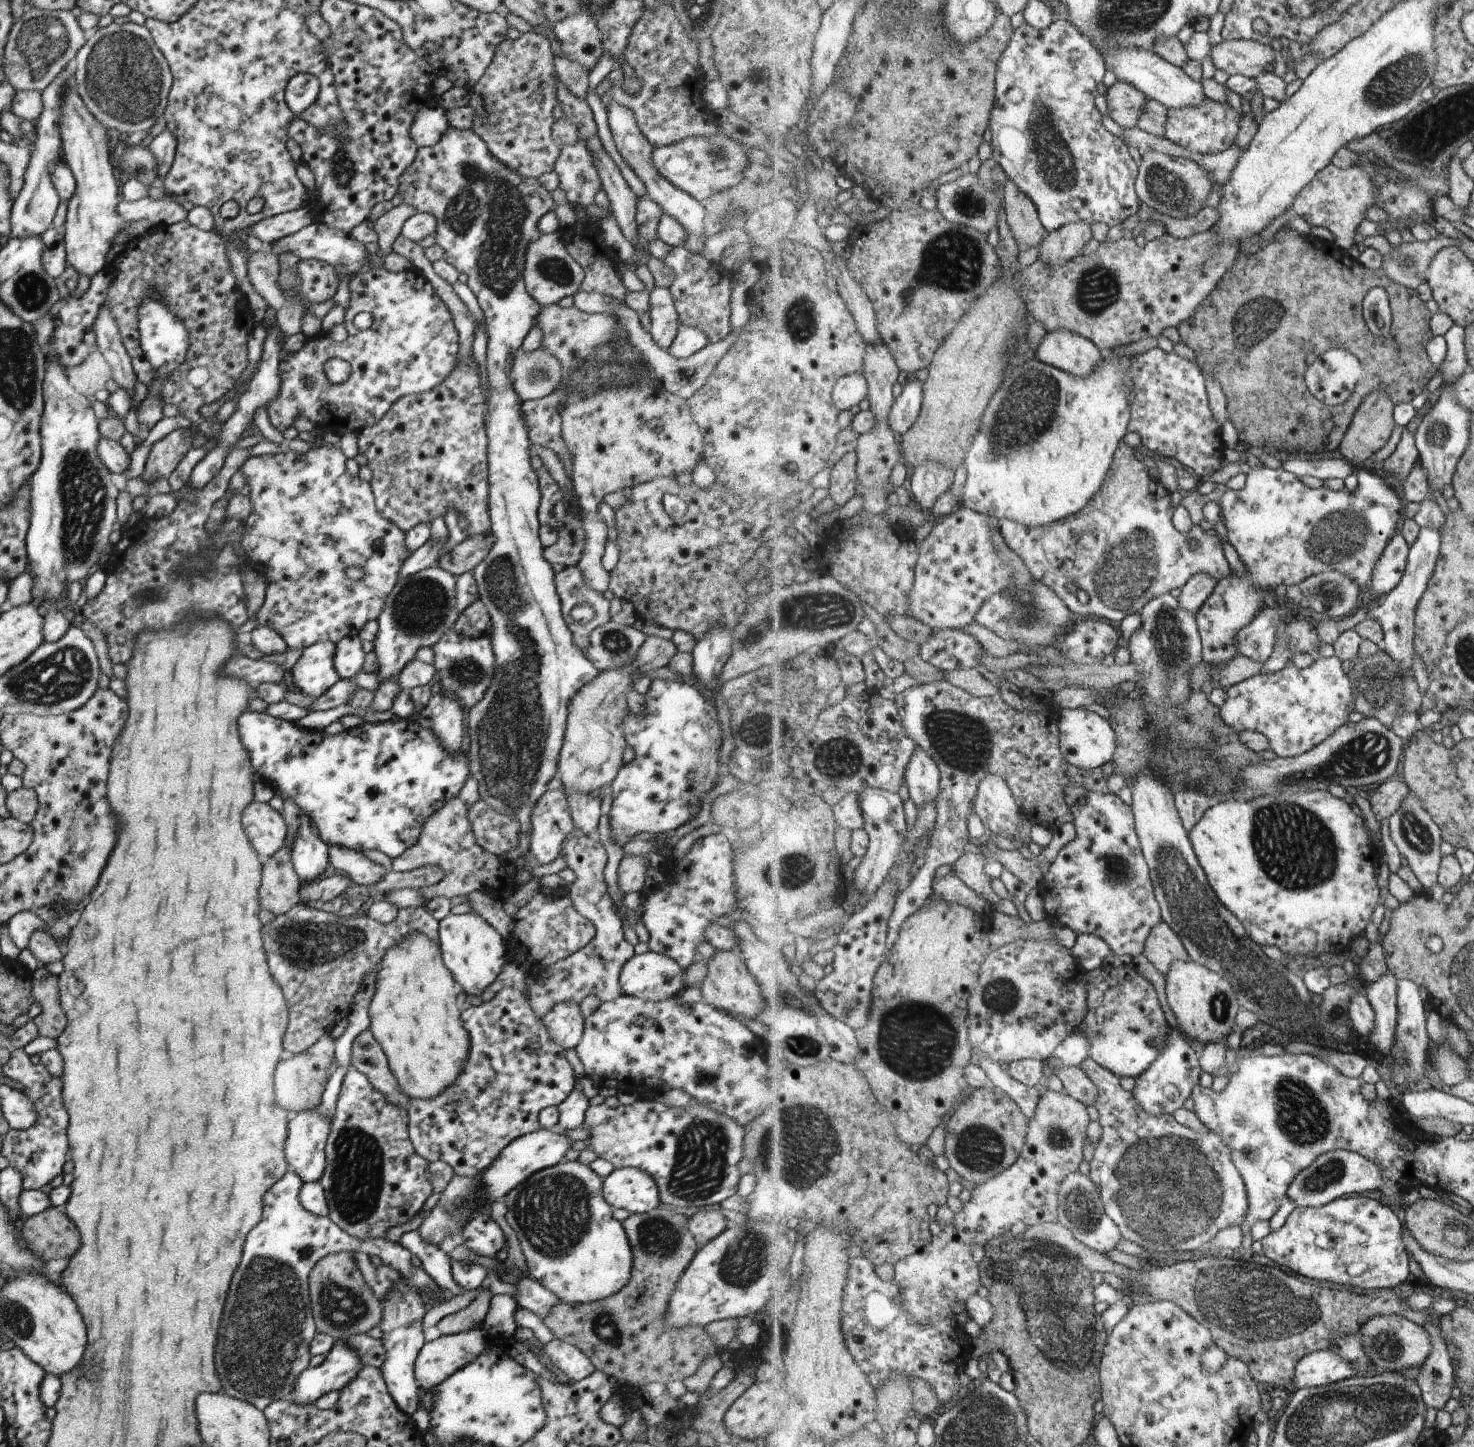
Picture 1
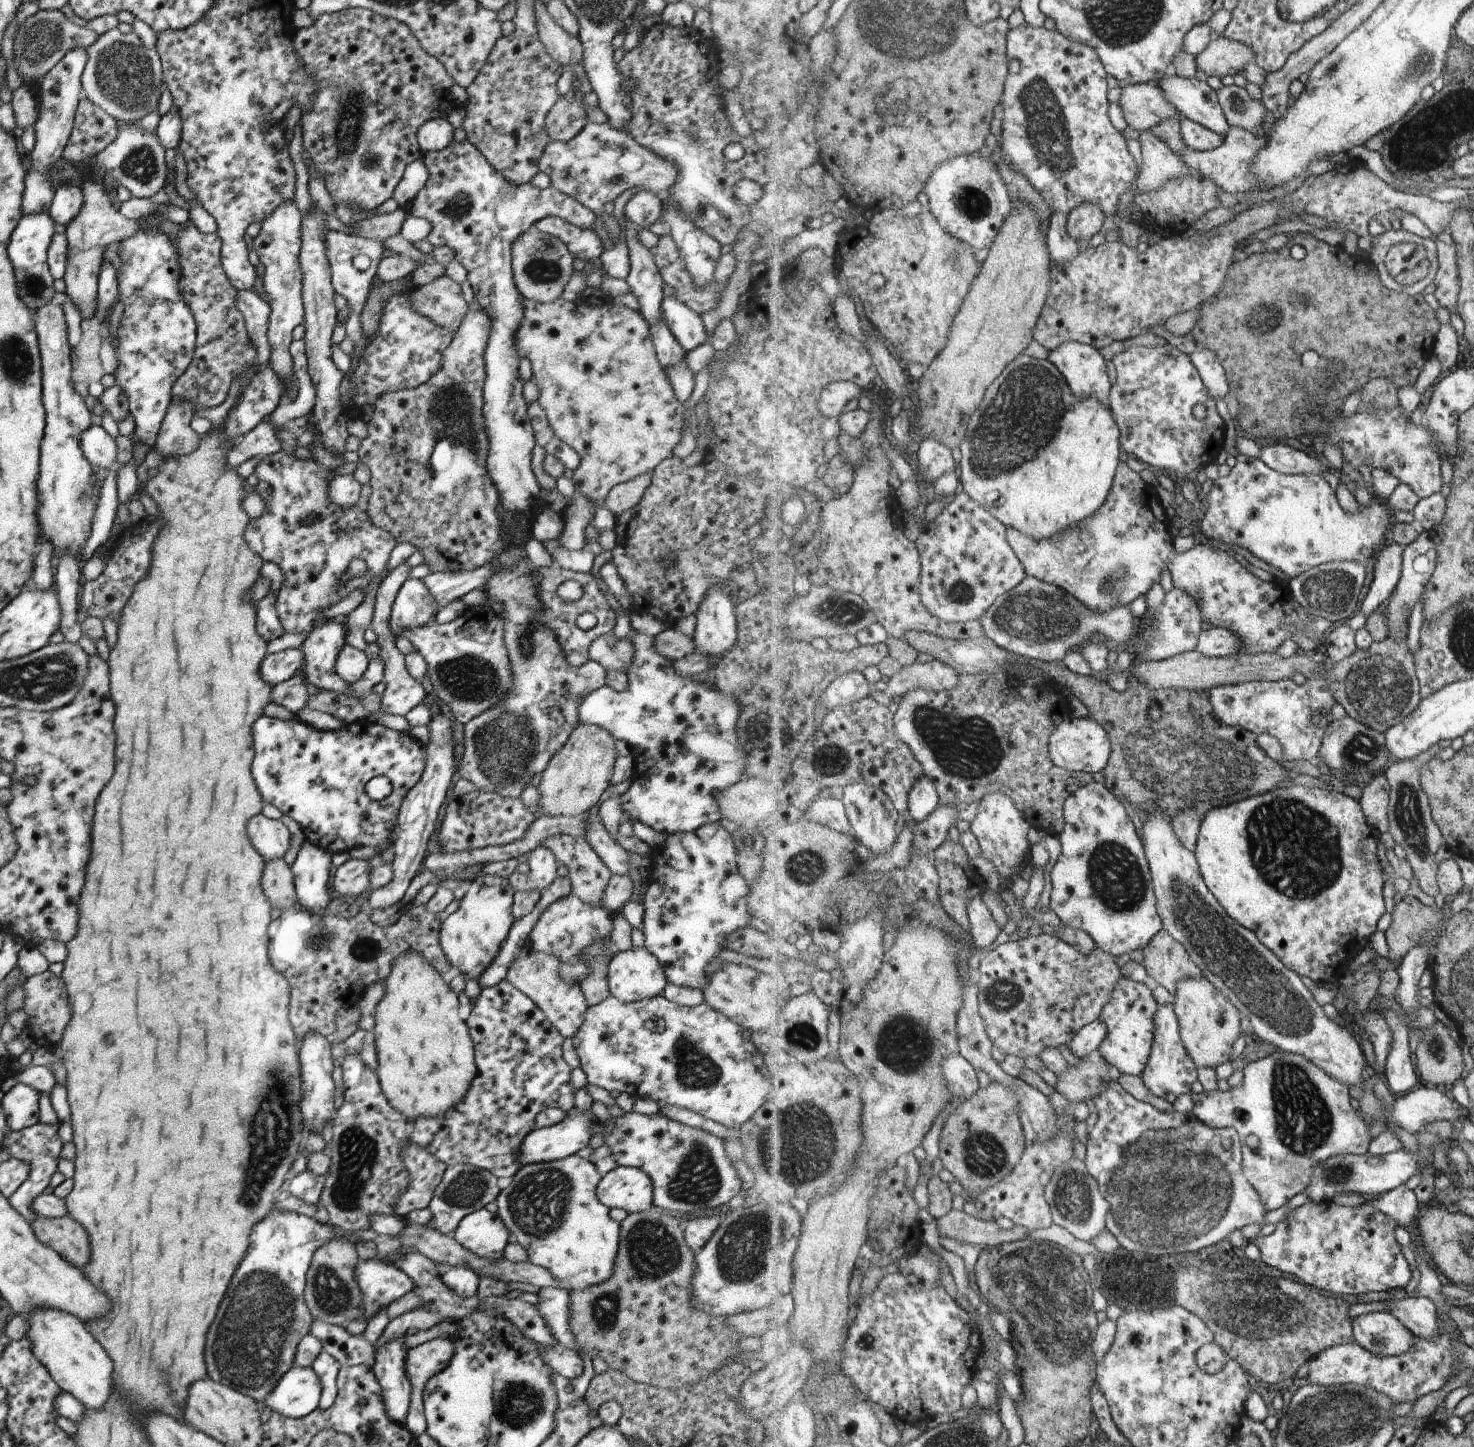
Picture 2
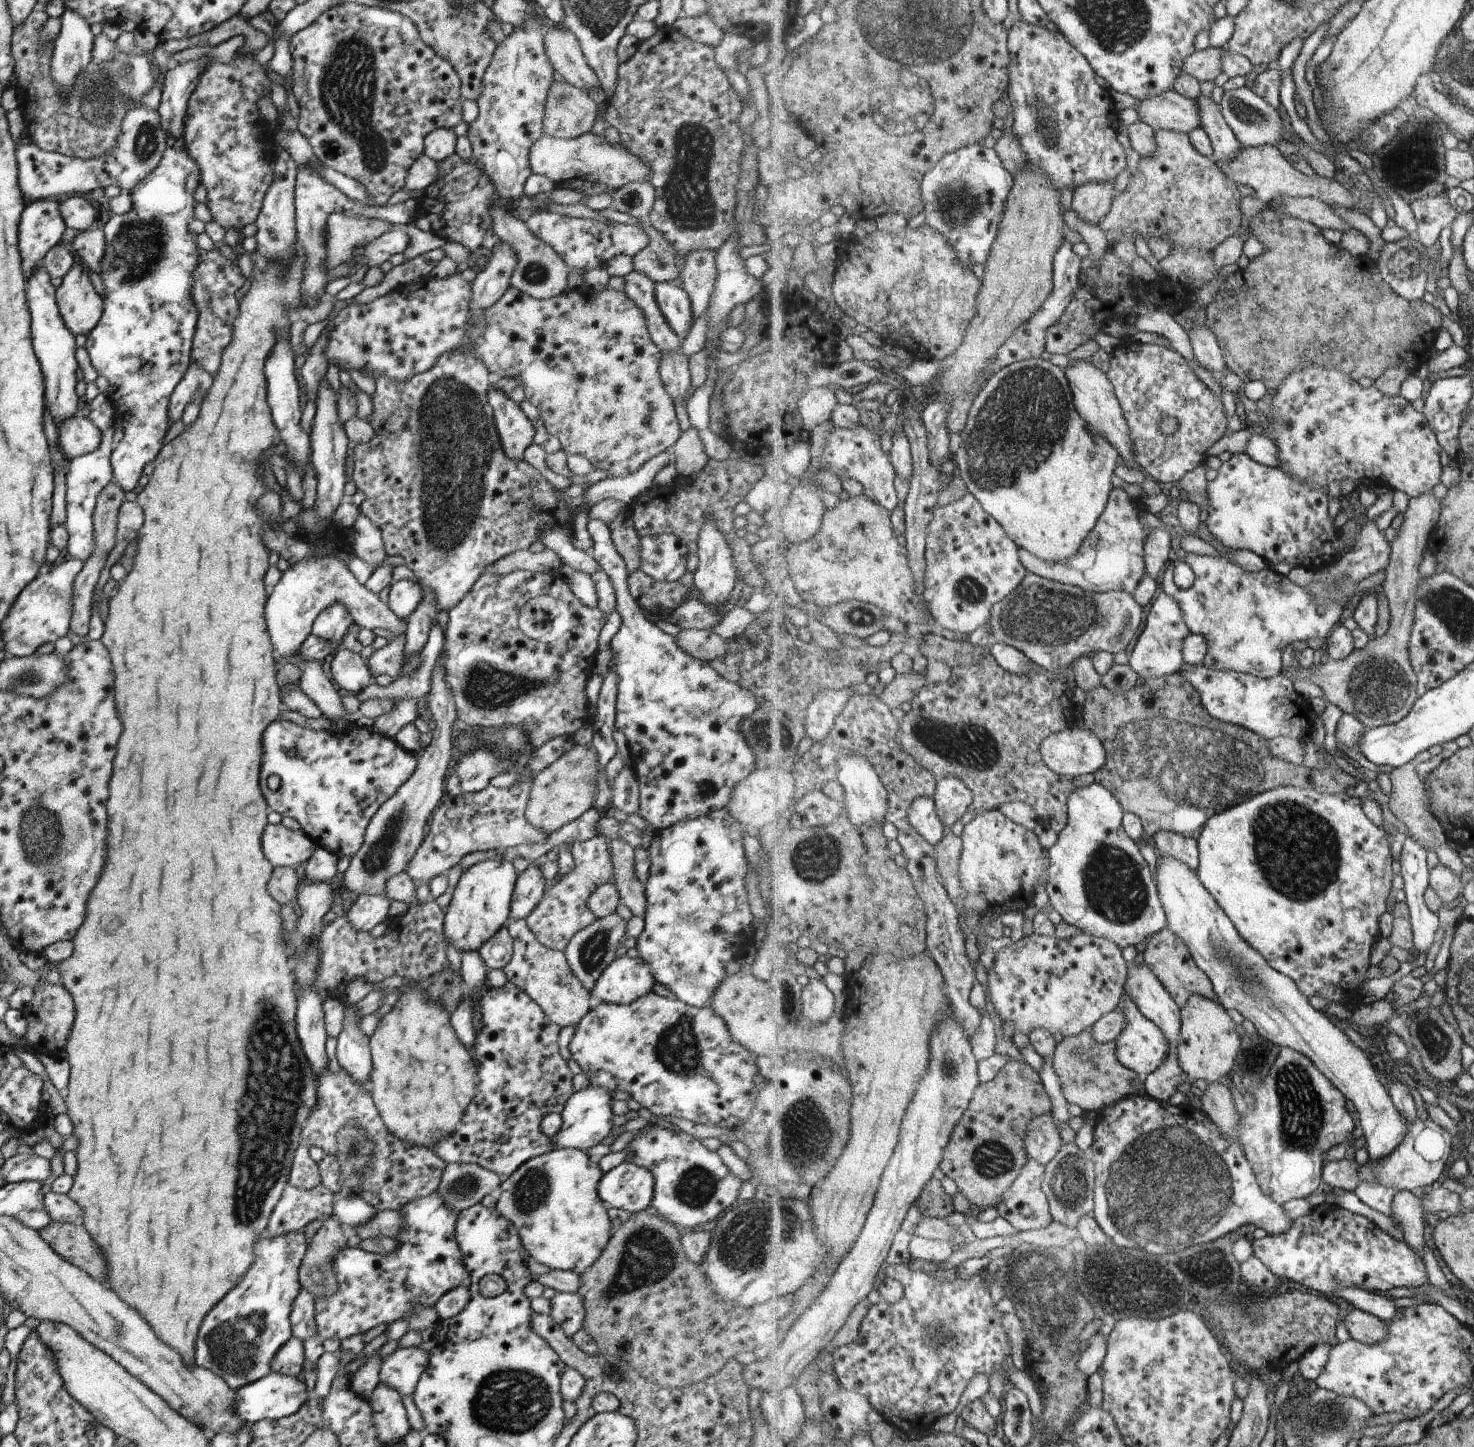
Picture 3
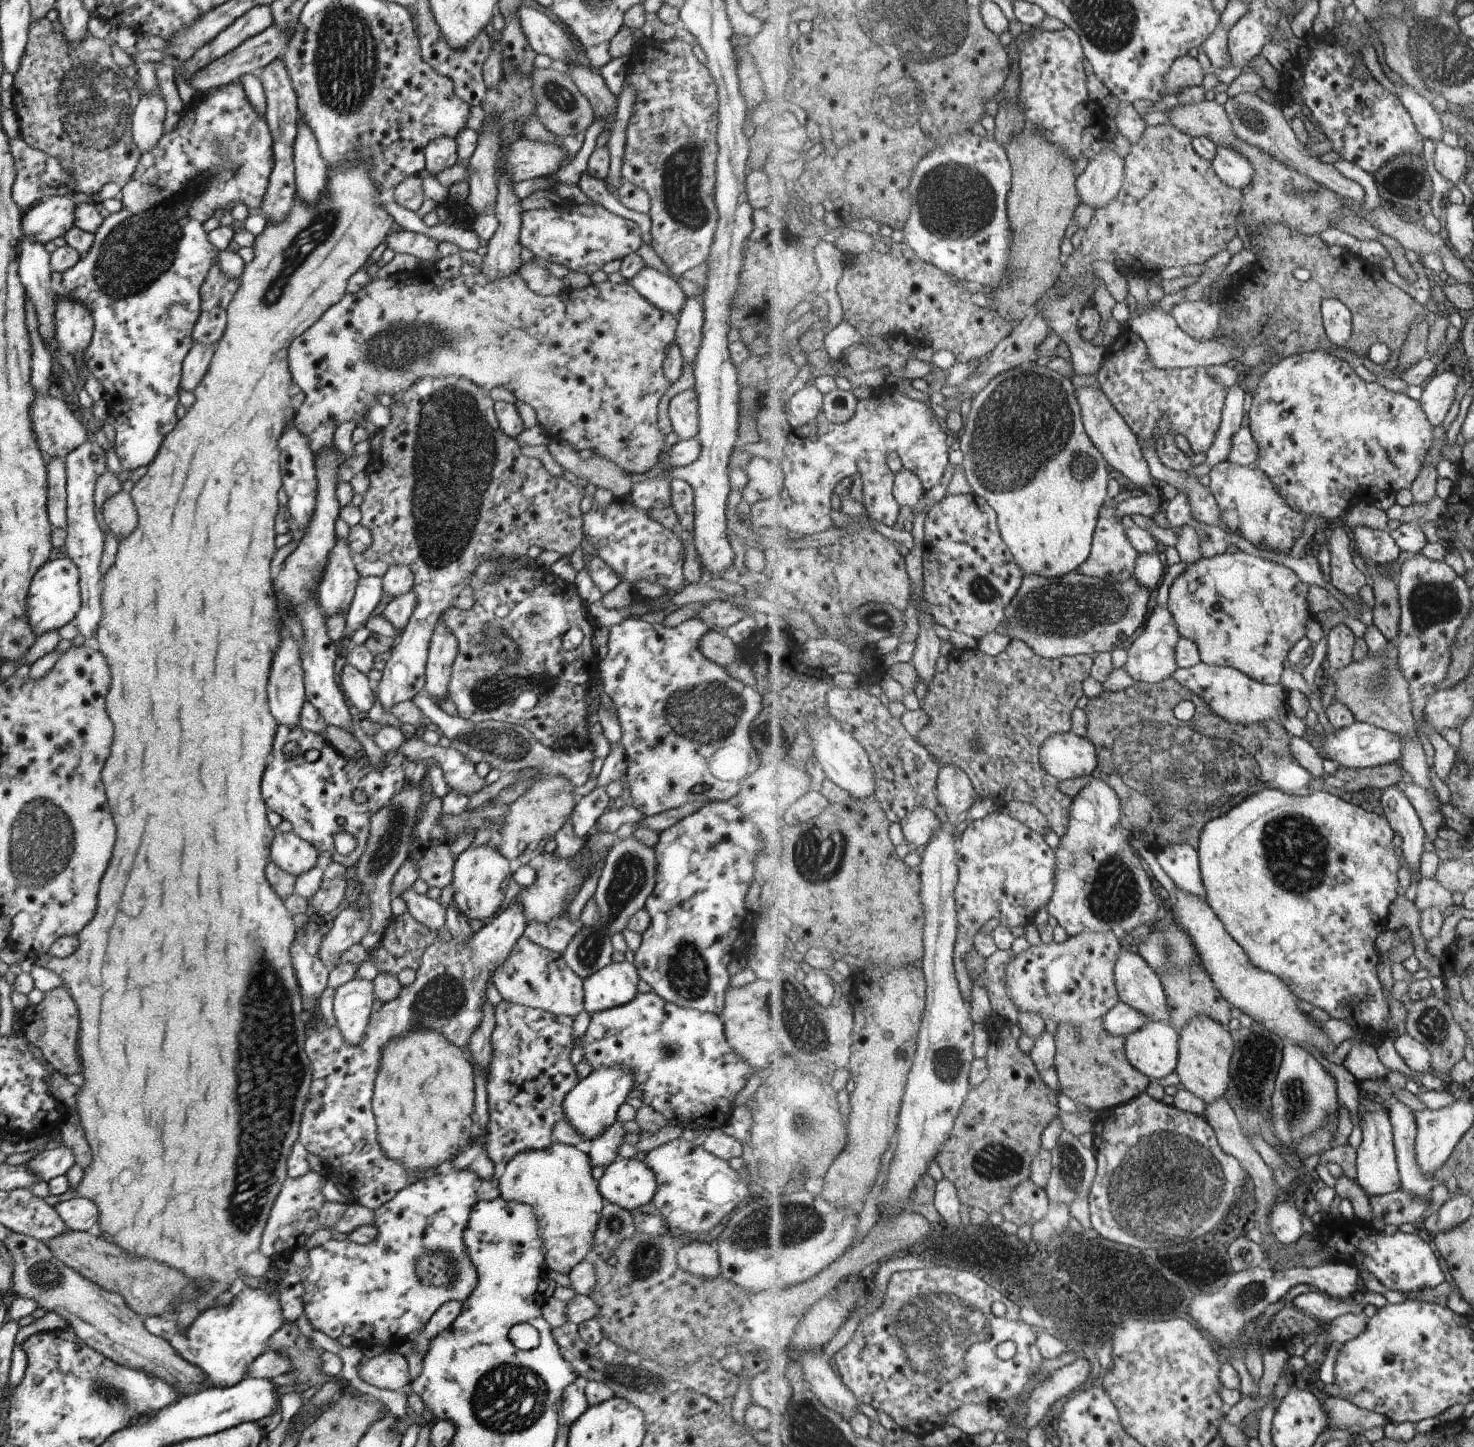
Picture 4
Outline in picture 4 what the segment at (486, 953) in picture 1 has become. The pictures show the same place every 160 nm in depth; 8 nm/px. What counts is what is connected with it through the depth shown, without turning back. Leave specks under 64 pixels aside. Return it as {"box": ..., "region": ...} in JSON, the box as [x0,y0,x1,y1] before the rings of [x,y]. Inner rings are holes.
{"box":[451,845,513,921],"region":[[[481,845],[478,848],[469,848],[461,852],[452,866],[451,886],[453,890],[452,904],[468,921],[491,920],[503,908],[503,891],[513,872],[510,864],[497,850]]]}

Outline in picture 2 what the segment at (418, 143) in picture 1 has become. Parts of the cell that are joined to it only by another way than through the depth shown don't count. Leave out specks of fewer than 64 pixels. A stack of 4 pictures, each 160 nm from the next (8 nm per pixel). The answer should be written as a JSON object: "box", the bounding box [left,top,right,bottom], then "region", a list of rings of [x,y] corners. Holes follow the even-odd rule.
{"box":[416,117,453,154],"region":[[[445,117],[423,122],[416,132],[416,141],[421,154],[445,148],[452,141],[453,130]]]}

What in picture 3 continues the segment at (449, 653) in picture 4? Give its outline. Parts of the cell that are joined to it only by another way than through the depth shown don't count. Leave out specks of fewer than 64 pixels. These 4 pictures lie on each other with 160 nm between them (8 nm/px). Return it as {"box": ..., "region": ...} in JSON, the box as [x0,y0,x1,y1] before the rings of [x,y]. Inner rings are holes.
{"box":[343,656,456,894],"region":[[[440,656],[434,664],[430,678],[430,690],[427,694],[427,709],[434,716],[431,725],[432,739],[419,753],[416,767],[411,776],[373,813],[367,823],[361,846],[350,856],[343,873],[343,886],[357,894],[384,894],[384,884],[392,874],[404,871],[412,854],[421,844],[423,825],[431,810],[444,797],[443,780],[447,776],[447,766],[453,748],[451,725],[456,716],[453,697],[443,680],[443,667]]]}

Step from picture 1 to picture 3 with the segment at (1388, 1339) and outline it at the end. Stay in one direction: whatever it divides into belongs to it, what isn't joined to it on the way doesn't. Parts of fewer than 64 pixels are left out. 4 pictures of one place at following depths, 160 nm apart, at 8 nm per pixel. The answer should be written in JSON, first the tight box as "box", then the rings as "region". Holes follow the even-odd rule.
{"box":[1345,1308,1389,1343],"region":[[[1354,1308],[1345,1317],[1345,1326],[1353,1339],[1367,1343],[1382,1343],[1389,1336],[1388,1321],[1363,1309]]]}

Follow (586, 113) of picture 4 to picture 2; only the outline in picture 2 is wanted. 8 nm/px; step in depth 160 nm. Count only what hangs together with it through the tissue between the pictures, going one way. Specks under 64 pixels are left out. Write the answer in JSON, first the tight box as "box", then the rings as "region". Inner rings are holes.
{"box":[544,89,588,141],"region":[[[569,89],[563,97],[559,97],[555,101],[555,104],[553,104],[550,111],[546,114],[544,125],[550,141],[569,140],[587,124],[588,121],[585,117],[585,112],[579,103],[575,102],[575,98],[573,96],[572,90]]]}

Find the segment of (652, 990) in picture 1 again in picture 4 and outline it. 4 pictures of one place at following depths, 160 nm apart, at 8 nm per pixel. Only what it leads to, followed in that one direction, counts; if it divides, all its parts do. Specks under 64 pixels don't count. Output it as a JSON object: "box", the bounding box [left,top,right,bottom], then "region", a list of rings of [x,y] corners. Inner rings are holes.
{"box":[582,962,639,1015],"region":[[[632,962],[609,963],[582,981],[584,1011],[592,1015],[629,1002],[639,981]]]}

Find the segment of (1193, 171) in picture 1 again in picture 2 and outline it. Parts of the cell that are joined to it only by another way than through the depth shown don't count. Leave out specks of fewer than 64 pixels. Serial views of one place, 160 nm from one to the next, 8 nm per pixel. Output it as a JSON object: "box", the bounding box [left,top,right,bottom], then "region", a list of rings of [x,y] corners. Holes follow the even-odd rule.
{"box":[1136,130,1190,193],"region":[[[1151,130],[1140,133],[1139,142],[1141,146],[1142,165],[1141,173],[1136,179],[1137,192],[1156,193],[1167,181],[1187,177],[1190,167],[1175,154],[1169,145],[1166,145]]]}

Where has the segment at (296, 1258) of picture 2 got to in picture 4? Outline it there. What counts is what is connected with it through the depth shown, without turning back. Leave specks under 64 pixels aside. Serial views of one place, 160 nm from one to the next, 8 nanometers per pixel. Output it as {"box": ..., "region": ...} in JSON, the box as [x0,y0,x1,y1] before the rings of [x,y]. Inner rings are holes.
{"box":[143,1250,295,1388],"region":[[[295,1250],[284,1252],[287,1258],[279,1256],[279,1258],[269,1259],[271,1260],[270,1267],[266,1275],[263,1276],[266,1281],[264,1287],[251,1288],[244,1286],[237,1294],[230,1296],[228,1301],[215,1304],[215,1306],[199,1313],[184,1333],[178,1332],[173,1317],[166,1316],[146,1317],[143,1320],[144,1328],[153,1336],[163,1337],[173,1347],[175,1354],[189,1362],[189,1364],[200,1368],[207,1375],[204,1385],[207,1385],[208,1388],[225,1388],[237,1384],[246,1377],[248,1367],[255,1358],[267,1350],[266,1344],[270,1336],[284,1323],[278,1303],[278,1292],[272,1291],[272,1287],[276,1284],[276,1281],[282,1279],[283,1275],[287,1274],[291,1269],[289,1262],[293,1251]]]}

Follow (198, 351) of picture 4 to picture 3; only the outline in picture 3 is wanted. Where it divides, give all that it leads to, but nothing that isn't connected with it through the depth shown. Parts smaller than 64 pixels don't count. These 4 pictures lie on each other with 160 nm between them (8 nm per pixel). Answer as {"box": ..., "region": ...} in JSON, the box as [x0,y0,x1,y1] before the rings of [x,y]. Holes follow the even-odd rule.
{"box":[167,362,212,426],"region":[[[191,362],[170,394],[167,407],[169,426],[180,418],[186,404],[189,402],[201,404],[211,385],[212,376]]]}

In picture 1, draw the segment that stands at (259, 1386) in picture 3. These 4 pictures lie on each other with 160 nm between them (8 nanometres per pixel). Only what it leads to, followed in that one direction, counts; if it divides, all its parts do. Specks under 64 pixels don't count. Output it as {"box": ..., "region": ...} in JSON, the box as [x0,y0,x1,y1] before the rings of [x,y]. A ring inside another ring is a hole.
{"box":[291,1340,362,1404],"region":[[[335,1340],[321,1365],[308,1367],[299,1372],[291,1392],[291,1404],[313,1404],[331,1390],[339,1393],[343,1386],[347,1386],[357,1376],[362,1366],[361,1360],[355,1356],[351,1348],[347,1348],[347,1344]]]}

